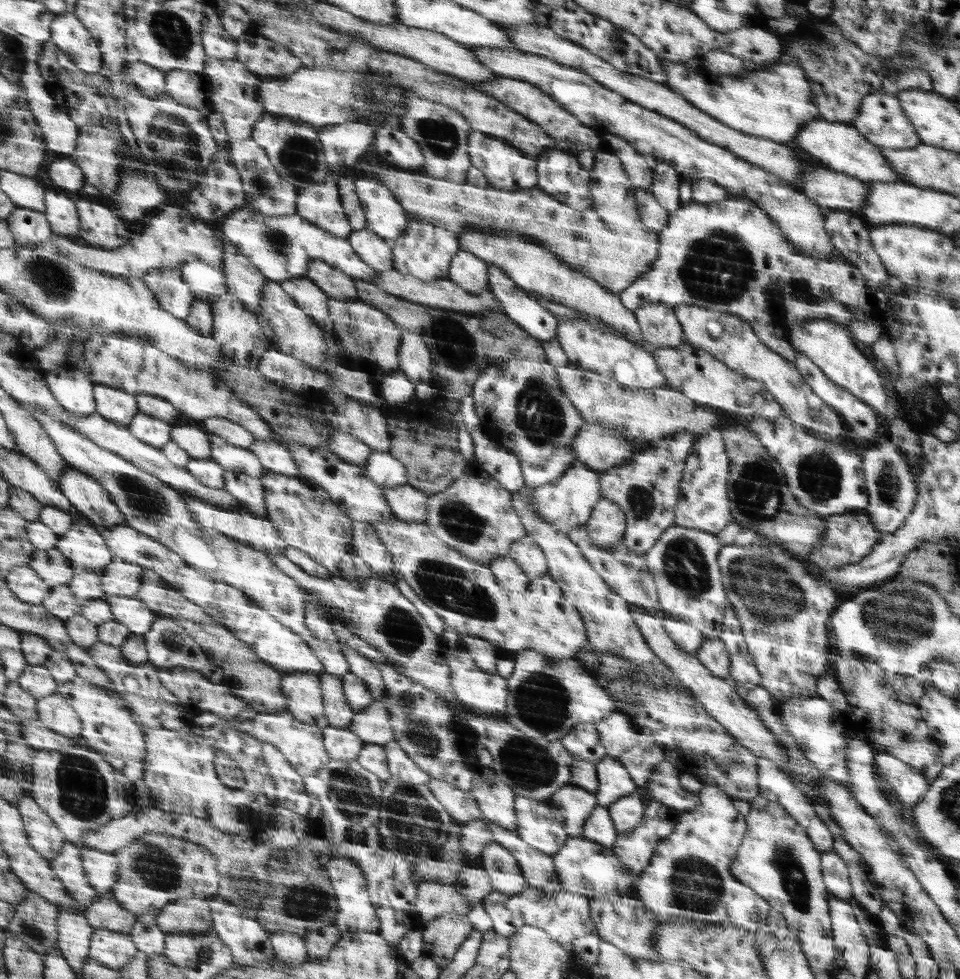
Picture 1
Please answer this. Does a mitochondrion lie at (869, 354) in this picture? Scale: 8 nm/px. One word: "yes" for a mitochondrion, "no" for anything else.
no

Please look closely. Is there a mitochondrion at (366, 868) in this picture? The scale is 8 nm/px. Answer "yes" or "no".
no

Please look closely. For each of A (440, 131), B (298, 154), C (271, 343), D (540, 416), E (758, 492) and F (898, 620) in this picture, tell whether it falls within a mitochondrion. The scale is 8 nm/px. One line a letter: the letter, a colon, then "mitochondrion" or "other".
A: mitochondrion
B: mitochondrion
C: other
D: mitochondrion
E: mitochondrion
F: mitochondrion

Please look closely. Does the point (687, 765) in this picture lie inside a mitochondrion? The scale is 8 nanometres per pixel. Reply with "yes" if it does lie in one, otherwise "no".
no

